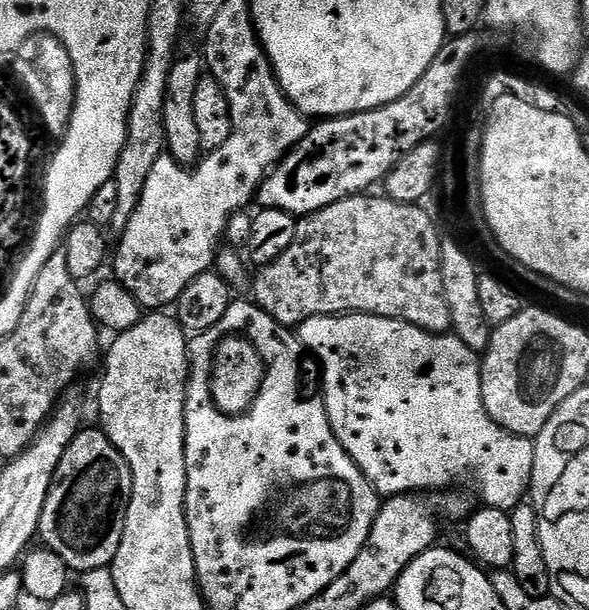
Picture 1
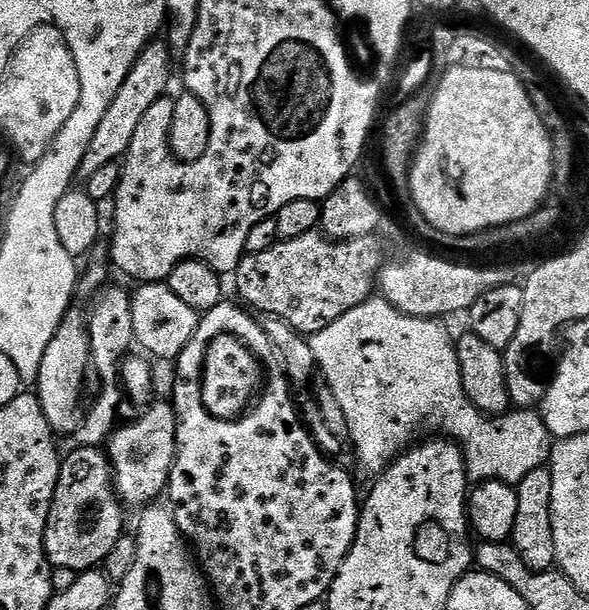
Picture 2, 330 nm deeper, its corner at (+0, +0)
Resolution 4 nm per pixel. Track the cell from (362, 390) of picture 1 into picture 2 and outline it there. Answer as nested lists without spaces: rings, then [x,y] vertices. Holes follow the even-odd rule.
[[[373,298],[362,302],[358,306],[354,306],[354,310],[350,310],[346,314],[342,314],[342,318],[338,318],[338,322],[330,322],[330,326],[326,326],[326,330],[318,330],[311,333],[310,343],[314,350],[314,358],[318,365],[319,371],[324,372],[324,376],[328,379],[330,395],[333,400],[338,402],[338,406],[342,406],[342,414],[346,414],[346,426],[348,427],[347,439],[352,440],[352,444],[356,447],[356,456],[369,468],[373,474],[379,474],[401,455],[417,439],[416,435],[420,432],[420,427],[424,427],[428,434],[443,434],[447,439],[460,445],[460,451],[464,454],[464,466],[468,470],[468,475],[473,481],[483,482],[485,480],[501,480],[503,484],[517,485],[522,482],[522,478],[526,478],[526,474],[530,474],[530,470],[541,467],[549,459],[554,443],[553,437],[549,436],[544,420],[541,418],[539,411],[536,410],[509,410],[502,416],[485,416],[483,412],[477,410],[474,402],[470,402],[470,398],[466,394],[466,390],[462,386],[462,373],[460,372],[460,363],[458,362],[458,354],[456,353],[456,340],[454,336],[448,333],[448,328],[443,319],[440,318],[418,318],[417,316],[407,316],[396,309],[389,300],[383,298]]]

